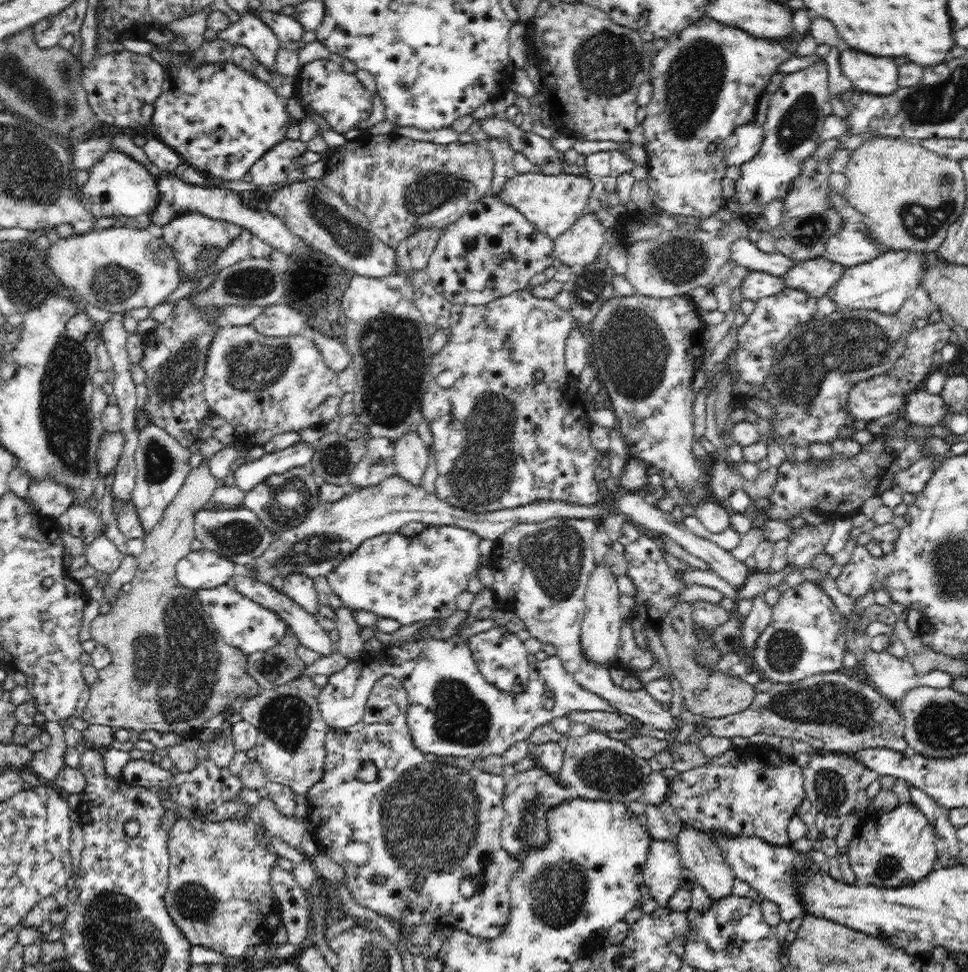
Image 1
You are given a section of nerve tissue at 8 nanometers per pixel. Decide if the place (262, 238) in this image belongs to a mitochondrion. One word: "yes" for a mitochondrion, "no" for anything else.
no

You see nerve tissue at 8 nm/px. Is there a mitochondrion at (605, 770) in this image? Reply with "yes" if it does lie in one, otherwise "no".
yes

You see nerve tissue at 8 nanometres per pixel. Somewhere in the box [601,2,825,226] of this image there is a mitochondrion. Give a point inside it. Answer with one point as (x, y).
(696, 76)

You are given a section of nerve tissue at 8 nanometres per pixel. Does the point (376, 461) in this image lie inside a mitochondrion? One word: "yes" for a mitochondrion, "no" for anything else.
yes

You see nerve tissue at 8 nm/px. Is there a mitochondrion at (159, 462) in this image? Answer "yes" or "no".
yes

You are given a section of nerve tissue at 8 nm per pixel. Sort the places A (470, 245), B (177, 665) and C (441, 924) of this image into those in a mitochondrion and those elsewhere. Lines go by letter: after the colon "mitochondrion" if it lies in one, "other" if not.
A: other
B: mitochondrion
C: other

